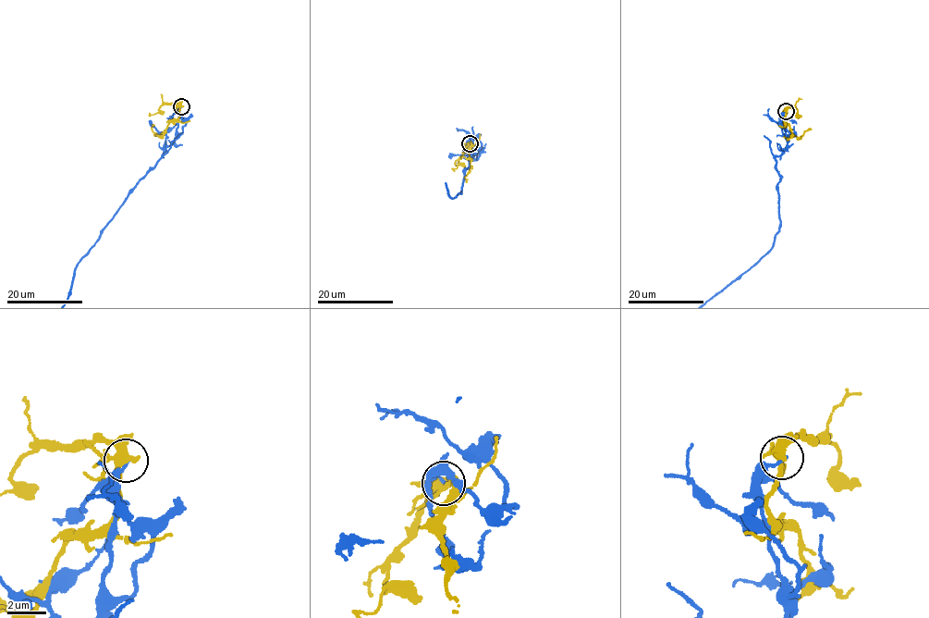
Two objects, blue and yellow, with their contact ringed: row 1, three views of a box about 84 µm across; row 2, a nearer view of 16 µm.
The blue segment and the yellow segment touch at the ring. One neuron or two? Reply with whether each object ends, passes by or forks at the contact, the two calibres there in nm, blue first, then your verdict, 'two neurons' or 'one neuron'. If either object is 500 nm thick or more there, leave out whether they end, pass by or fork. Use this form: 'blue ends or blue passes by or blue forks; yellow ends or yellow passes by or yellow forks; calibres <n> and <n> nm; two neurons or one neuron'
blue ends; yellow forks; calibres 150 and 360 nm; two neurons

